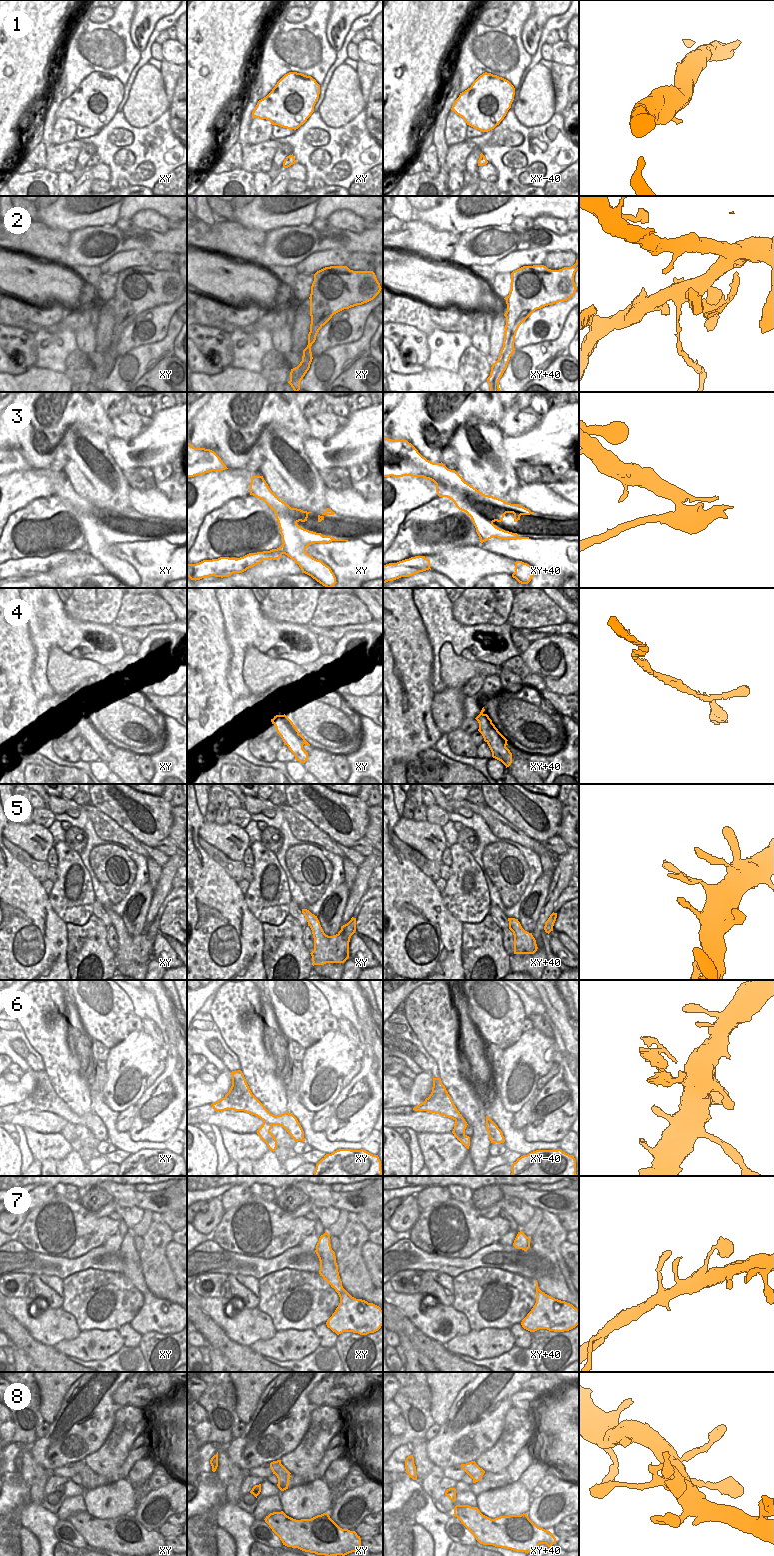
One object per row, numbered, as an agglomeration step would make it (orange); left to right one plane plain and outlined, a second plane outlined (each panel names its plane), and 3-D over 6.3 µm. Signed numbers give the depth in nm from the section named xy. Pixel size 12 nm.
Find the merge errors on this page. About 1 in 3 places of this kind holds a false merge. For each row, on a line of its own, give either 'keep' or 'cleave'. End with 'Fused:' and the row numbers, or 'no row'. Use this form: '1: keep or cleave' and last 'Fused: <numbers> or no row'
1: keep
2: cleave
3: cleave
4: keep
5: keep
6: cleave
7: keep
8: keep
Fused: 2, 3, 6

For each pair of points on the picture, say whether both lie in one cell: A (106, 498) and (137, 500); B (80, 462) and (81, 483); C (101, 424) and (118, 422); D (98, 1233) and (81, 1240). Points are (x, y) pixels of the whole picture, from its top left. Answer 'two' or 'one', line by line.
A: two
B: one
C: two
D: one

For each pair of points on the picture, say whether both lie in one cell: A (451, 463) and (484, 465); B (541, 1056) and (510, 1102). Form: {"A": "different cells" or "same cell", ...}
{"A": "different cells", "B": "same cell"}

